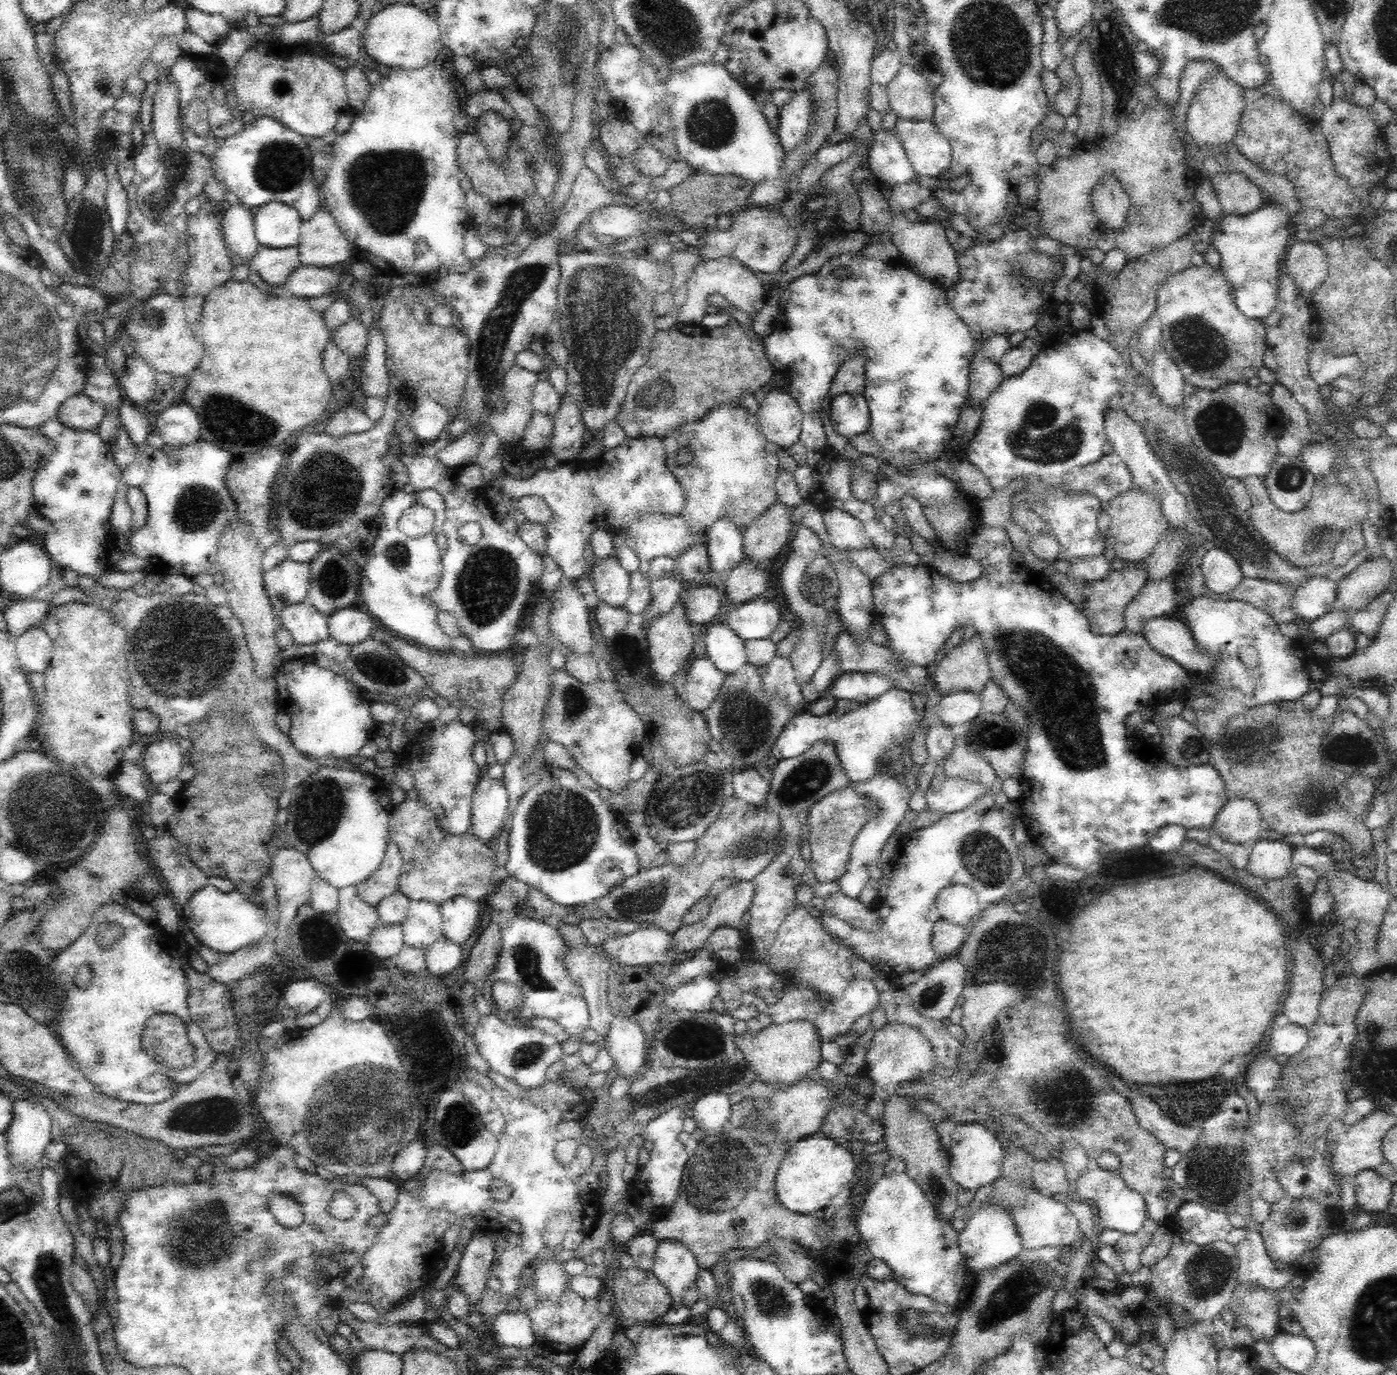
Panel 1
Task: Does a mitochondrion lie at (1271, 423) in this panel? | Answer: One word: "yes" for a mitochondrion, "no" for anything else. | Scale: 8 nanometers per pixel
yes

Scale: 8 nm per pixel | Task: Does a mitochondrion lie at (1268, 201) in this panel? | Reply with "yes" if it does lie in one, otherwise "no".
no

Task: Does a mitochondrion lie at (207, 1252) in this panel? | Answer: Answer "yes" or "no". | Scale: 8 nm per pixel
yes

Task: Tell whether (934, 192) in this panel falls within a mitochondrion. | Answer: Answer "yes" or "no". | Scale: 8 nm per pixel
no

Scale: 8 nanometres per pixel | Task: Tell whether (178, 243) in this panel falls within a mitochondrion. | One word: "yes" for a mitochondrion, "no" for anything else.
no

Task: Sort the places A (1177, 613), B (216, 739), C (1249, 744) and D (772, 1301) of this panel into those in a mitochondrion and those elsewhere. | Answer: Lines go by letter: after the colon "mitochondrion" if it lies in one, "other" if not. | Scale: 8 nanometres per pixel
A: other
B: other
C: mitochondrion
D: mitochondrion

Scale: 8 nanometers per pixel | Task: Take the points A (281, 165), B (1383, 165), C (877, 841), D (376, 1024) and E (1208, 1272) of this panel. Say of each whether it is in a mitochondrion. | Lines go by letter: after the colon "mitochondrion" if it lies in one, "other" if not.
A: mitochondrion
B: mitochondrion
C: other
D: other
E: mitochondrion

